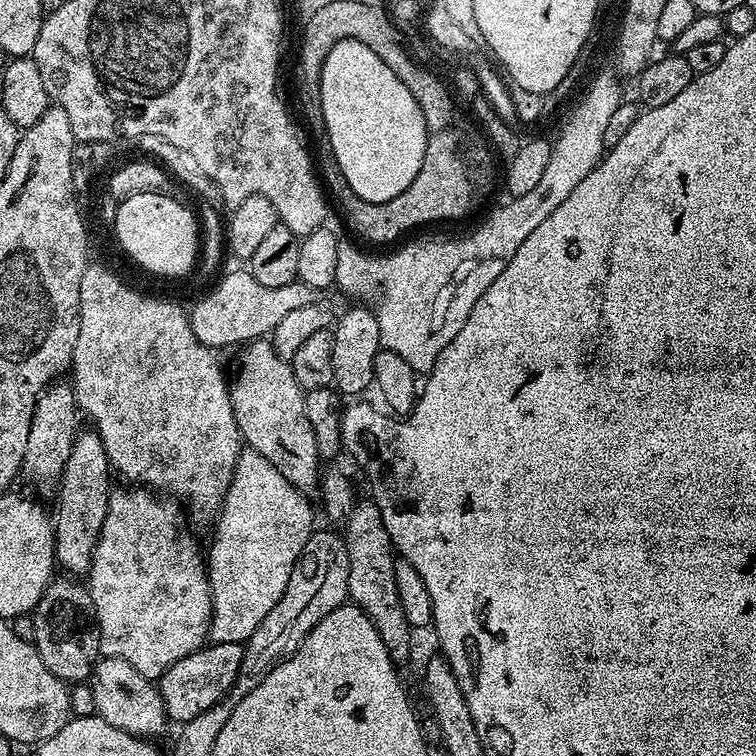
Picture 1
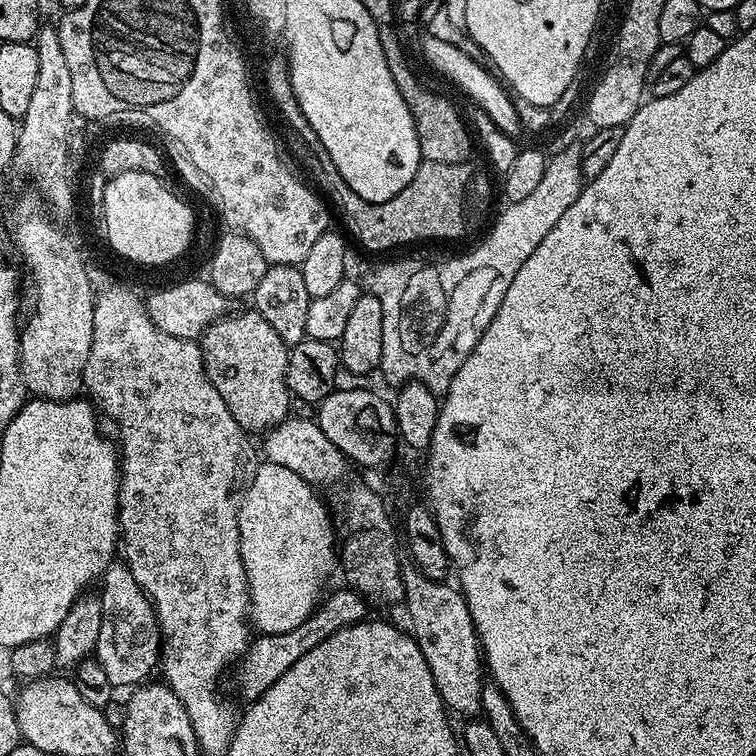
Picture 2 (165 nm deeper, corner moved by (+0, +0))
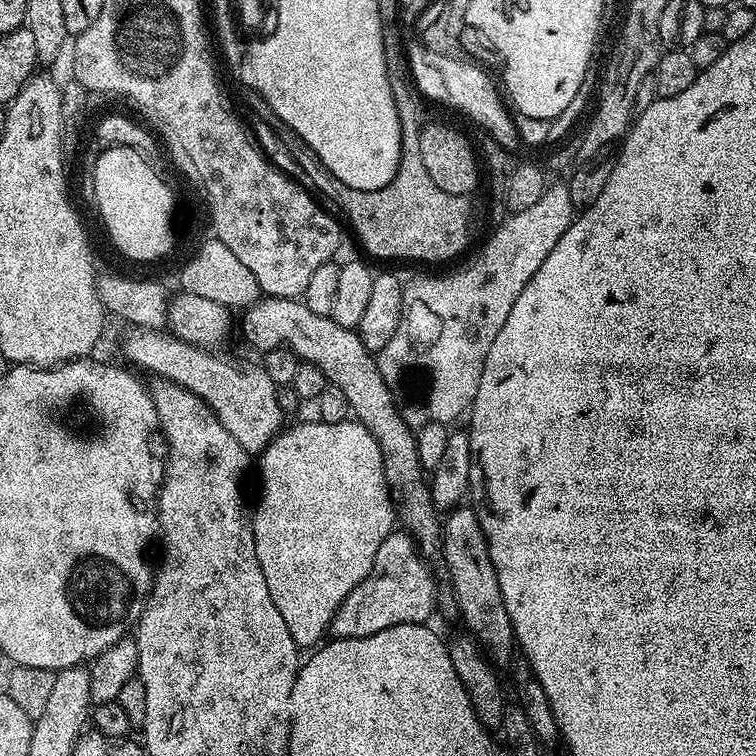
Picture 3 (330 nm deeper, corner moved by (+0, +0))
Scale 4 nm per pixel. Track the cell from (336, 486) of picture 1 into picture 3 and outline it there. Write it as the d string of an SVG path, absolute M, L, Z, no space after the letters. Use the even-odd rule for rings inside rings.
M154 328L127 329L120 348L129 360L129 365L138 364L153 372L153 377L169 380L190 390L226 426L226 431L234 437L234 442L242 446L250 454L263 452L265 446L281 431L280 419L285 419L285 412L279 408L275 397L277 385L266 374L259 363L251 364L248 360L231 360L228 356L216 356L215 351L196 348L190 342L182 342L164 330Z

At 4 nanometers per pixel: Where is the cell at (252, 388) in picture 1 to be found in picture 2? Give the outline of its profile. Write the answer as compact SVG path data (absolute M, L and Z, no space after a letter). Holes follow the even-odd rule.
M254 310L234 312L221 316L215 324L200 333L198 343L202 350L204 372L208 380L214 382L214 390L222 394L222 402L226 402L230 414L234 414L234 422L241 424L249 434L260 434L289 419L294 401L286 382L286 362L290 348L282 342L282 338L278 338L277 332L270 327L270 322L266 322L266 318L262 318L262 314Z

